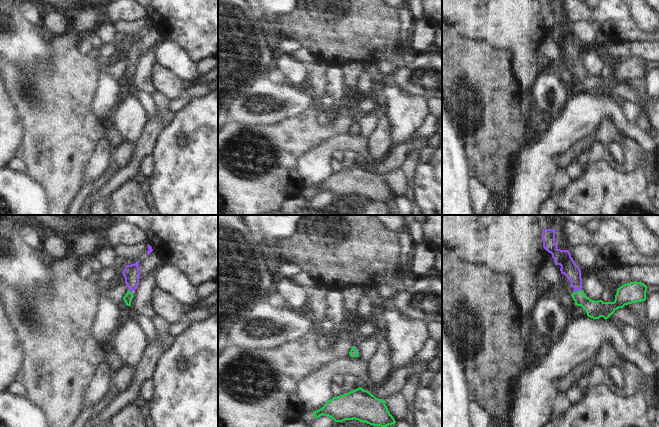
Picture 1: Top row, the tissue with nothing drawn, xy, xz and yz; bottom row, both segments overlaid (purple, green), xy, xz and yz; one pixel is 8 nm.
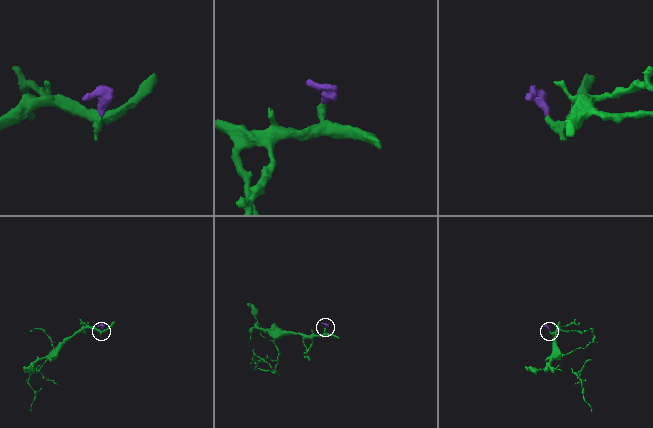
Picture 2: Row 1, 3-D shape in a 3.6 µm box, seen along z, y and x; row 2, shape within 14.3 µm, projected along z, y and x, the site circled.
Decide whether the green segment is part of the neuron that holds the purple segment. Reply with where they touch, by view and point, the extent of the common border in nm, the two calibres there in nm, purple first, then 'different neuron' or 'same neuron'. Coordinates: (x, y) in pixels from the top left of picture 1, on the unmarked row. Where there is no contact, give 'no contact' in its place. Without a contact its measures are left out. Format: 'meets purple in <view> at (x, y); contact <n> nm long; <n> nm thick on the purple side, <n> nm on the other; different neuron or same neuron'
meets purple in yz at (577, 66); contact 80 nm long; 130 nm thick on the purple side, 140 nm on the other; same neuron

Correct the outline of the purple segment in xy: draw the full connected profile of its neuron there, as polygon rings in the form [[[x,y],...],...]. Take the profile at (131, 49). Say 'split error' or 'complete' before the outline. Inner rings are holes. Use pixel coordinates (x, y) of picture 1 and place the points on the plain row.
split error | [[[139,38],[131,41],[127,41],[125,46],[122,48],[125,54],[125,59],[127,60],[129,66],[123,73],[127,82],[131,81],[131,77],[133,75],[133,67],[137,64],[140,55],[140,47],[139,47]]]

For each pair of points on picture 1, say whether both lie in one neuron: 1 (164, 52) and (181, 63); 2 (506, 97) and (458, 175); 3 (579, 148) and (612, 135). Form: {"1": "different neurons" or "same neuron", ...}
{"1": "same neuron", "2": "different neurons", "3": "same neuron"}

